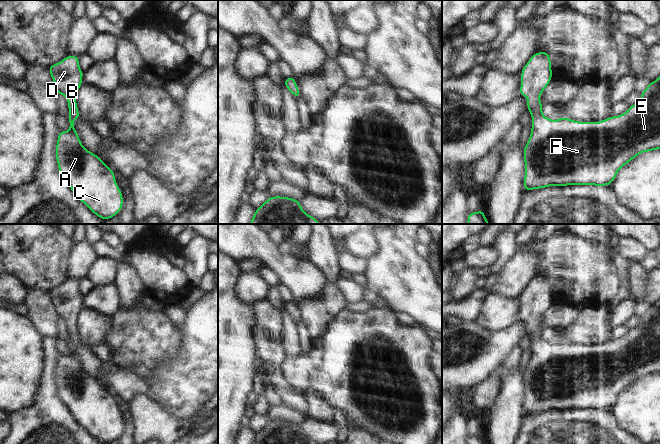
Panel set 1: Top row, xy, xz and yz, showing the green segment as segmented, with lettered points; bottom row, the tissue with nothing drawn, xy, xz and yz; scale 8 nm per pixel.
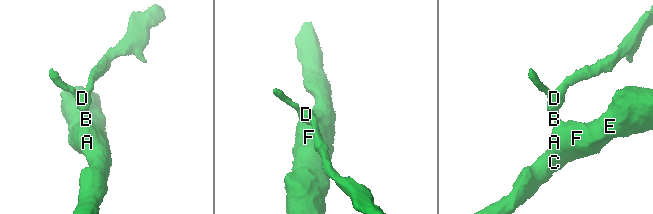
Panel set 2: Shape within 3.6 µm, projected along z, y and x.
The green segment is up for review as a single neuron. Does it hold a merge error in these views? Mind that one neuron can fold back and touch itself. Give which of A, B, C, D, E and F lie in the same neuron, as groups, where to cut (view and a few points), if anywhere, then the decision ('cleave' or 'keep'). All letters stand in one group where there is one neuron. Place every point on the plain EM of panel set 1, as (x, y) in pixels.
groups A B C D E F; cut none; keep

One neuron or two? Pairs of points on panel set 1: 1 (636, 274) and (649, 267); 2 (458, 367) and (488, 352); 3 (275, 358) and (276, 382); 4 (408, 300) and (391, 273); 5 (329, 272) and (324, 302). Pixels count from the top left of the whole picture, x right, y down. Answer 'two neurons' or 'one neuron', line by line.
1: two neurons
2: one neuron
3: two neurons
4: one neuron
5: two neurons

